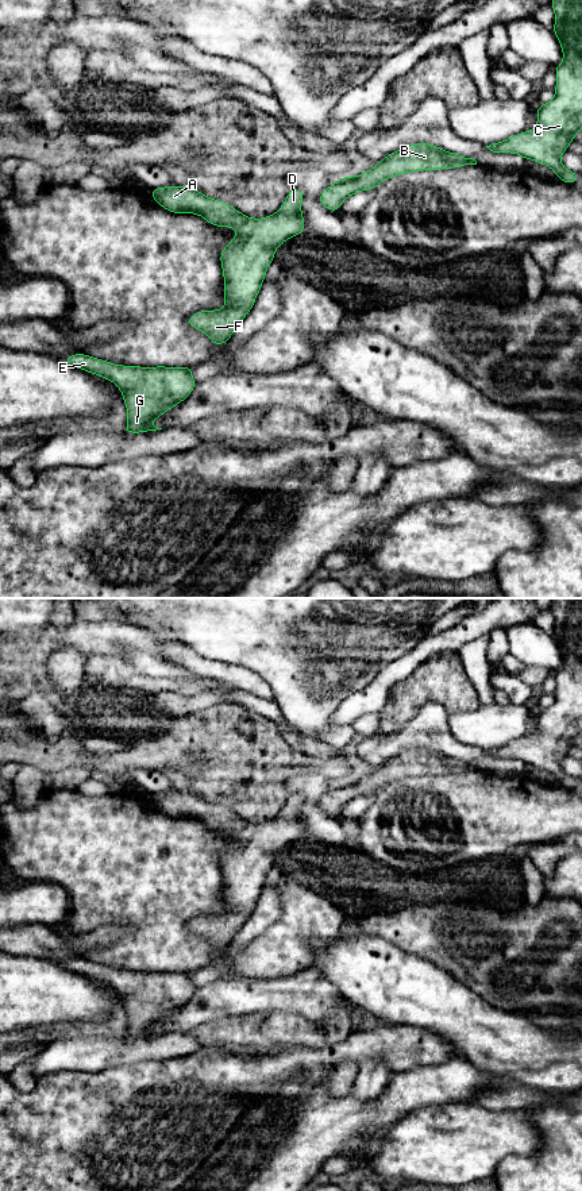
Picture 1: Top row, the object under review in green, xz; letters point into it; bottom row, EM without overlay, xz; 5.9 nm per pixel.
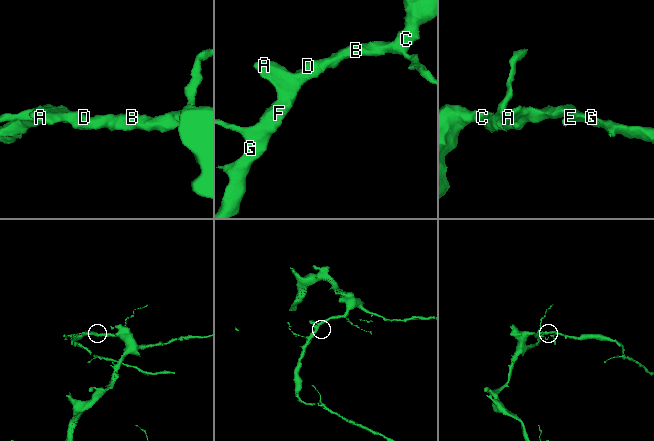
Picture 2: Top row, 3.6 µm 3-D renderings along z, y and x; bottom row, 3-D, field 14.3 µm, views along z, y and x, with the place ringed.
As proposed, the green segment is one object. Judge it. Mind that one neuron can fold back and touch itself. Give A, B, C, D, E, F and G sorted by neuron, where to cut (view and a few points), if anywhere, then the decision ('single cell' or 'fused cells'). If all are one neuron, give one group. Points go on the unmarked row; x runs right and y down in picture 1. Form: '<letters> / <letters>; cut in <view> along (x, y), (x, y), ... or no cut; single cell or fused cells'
A B C D E F G; no cut; single cell

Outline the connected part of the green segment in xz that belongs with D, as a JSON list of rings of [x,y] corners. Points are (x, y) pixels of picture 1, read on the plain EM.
[[[190,791],[155,793],[150,801],[171,818],[193,818],[211,830],[231,832],[240,840],[220,856],[224,882],[223,914],[203,914],[186,924],[188,929],[205,940],[215,951],[228,947],[235,933],[254,911],[274,856],[288,844],[305,835],[301,806],[302,794],[289,794],[282,812],[273,820],[251,824],[232,810],[207,802]]]

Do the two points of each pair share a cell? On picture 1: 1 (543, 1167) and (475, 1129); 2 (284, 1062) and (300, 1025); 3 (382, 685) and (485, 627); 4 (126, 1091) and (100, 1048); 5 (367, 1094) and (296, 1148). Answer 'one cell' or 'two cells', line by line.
1: two cells
2: two cells
3: one cell
4: two cells
5: two cells

